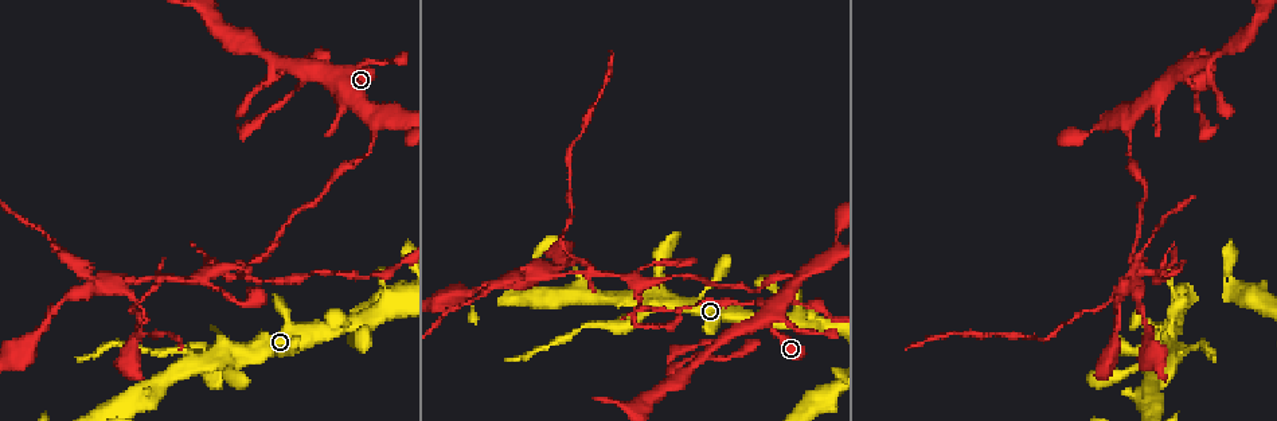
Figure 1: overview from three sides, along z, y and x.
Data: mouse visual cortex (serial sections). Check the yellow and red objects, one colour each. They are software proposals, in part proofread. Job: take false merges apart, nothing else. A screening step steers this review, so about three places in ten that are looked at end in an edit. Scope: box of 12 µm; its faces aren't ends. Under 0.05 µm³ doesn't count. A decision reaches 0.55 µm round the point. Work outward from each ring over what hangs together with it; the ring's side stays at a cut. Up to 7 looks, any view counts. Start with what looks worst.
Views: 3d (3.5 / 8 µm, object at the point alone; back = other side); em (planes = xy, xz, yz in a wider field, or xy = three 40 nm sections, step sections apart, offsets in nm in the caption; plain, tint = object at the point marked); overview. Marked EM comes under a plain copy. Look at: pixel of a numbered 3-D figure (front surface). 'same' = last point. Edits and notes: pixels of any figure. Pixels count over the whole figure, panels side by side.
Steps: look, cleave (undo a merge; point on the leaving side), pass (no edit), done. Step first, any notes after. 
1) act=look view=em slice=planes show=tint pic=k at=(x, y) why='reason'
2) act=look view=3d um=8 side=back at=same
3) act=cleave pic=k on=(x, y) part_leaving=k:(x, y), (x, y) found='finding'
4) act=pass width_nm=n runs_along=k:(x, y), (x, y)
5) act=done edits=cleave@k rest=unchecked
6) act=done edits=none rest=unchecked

act=look view=3d um=3.5 pic=1 at=(341, 77) why='abrupt turn'

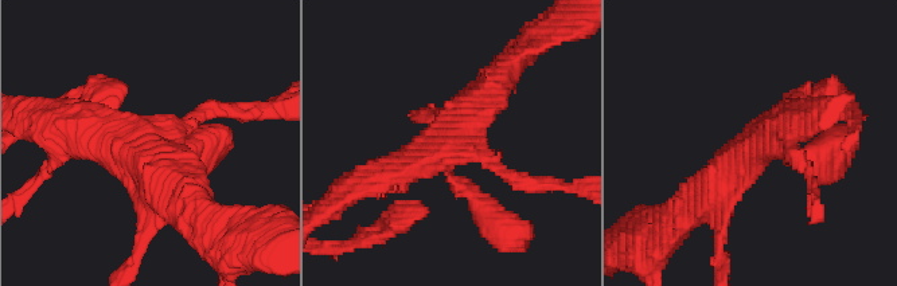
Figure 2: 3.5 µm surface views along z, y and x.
act=look view=em slice=xy step=1 show=tint pic=2 at=(444, 153) arms=4 arm_widths_nm=200,300,350,450 why='now the EM'

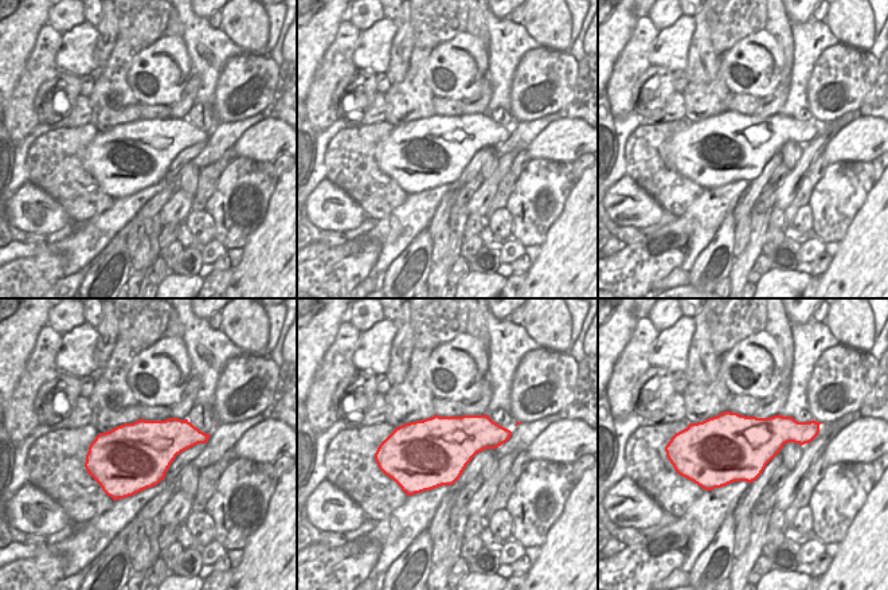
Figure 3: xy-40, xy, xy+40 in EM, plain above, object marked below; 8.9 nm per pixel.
act=pass runs_along=2:(826, 151), (753, 147), (702, 192) found='all the same cell'

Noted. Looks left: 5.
act=look view=3d um=8 pic=1 at=(712, 346) why='four-way junction'

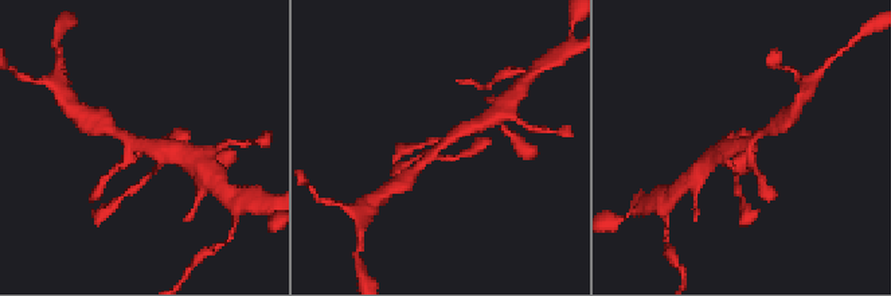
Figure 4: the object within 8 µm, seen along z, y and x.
act=look view=em slice=xy step=1 show=tint pic=4 at=(141, 142) arms=4 arm_widths_nm=200,200,200,300

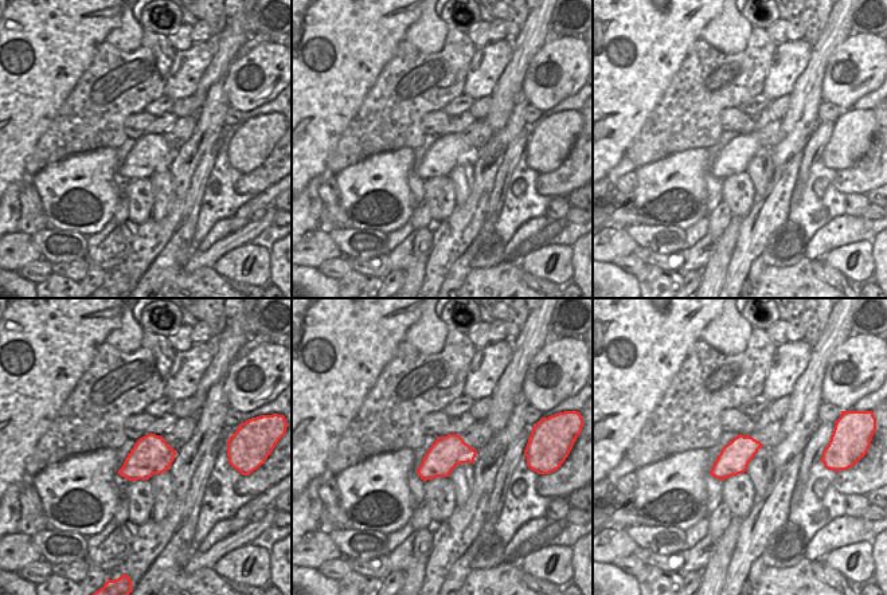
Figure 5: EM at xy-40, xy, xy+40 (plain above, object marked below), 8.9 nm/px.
act=cleave pic=4 on=(761, 179) part_leaving=4:(438, 156), (457, 158), (480, 144) found='a second cell is stuck on'

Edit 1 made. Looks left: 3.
act=look view=overview

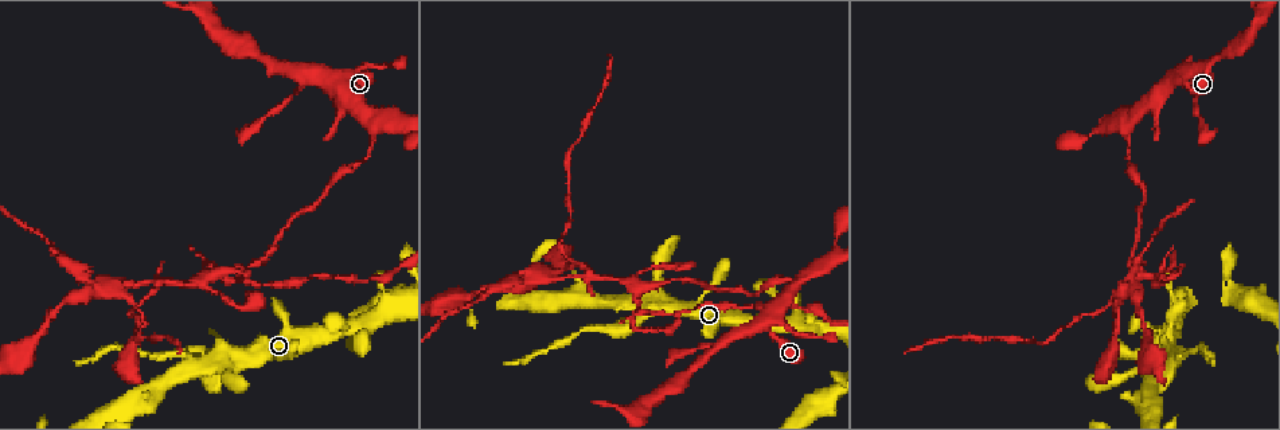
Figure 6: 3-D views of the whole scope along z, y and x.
act=look view=3d um=3.5 pic=6 at=(647, 302) why='four or more arms meet'

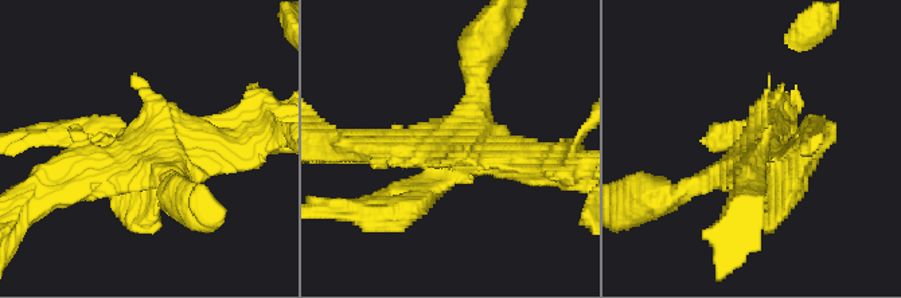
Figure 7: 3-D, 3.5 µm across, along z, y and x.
act=look view=em slice=xy step=3 show=tint pic=7 at=(153, 159)

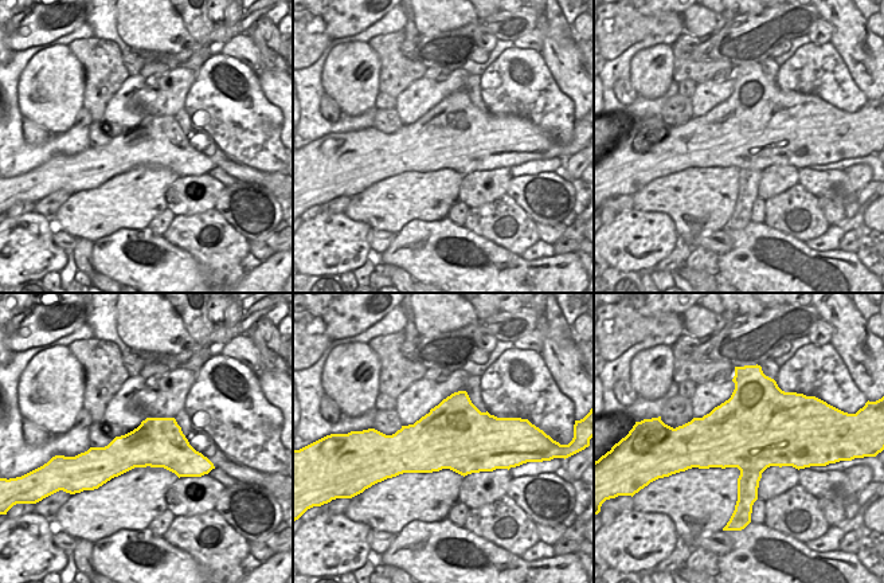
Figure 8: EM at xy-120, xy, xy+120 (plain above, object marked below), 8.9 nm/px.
act=cleave pic=7 on=(806, 159) part_leaving=7:(783, 167), (790, 167), (814, 138) found='two cells meet here'

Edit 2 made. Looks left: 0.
act=done edits=cleave@4,cleave@7 rest=unchecked

